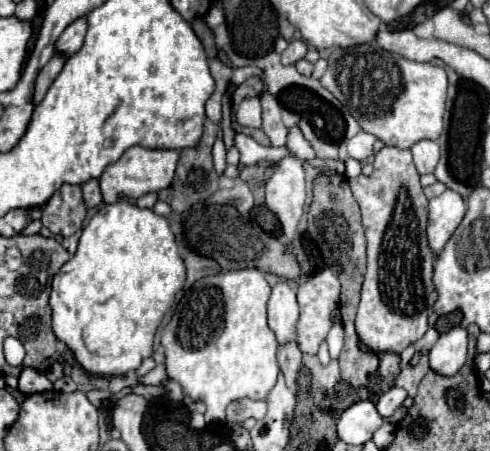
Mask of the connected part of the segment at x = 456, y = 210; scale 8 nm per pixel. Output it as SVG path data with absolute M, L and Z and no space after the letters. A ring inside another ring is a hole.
M445 190L443 194L429 200L427 238L429 238L429 246L433 248L435 256L441 254L445 242L453 236L463 216L465 216L465 202L453 190Z

